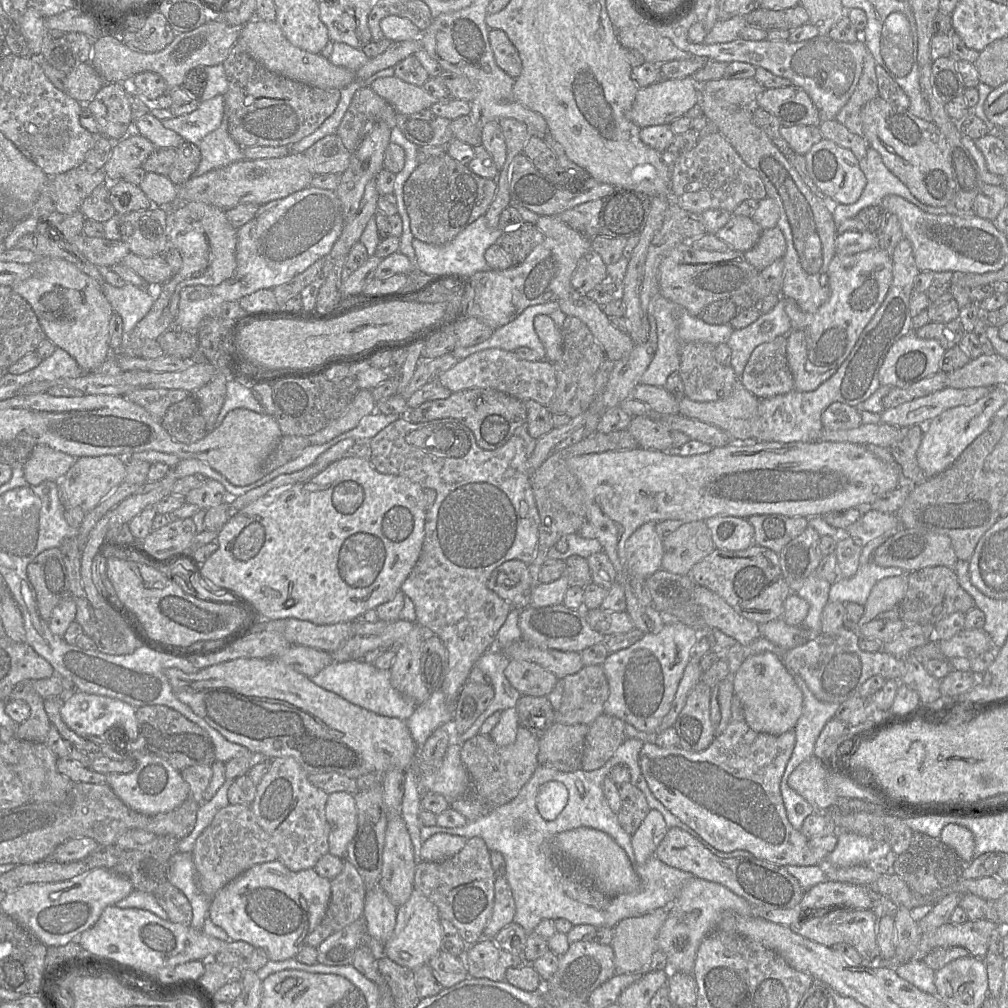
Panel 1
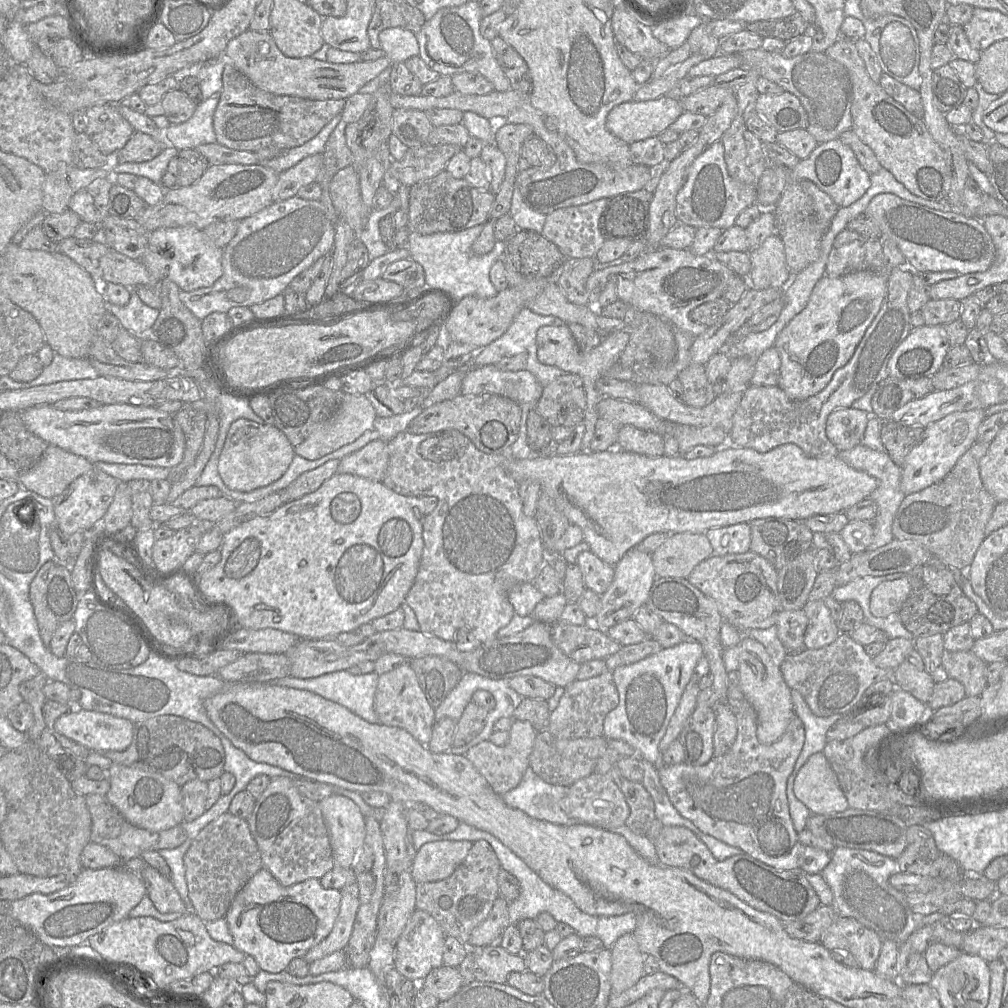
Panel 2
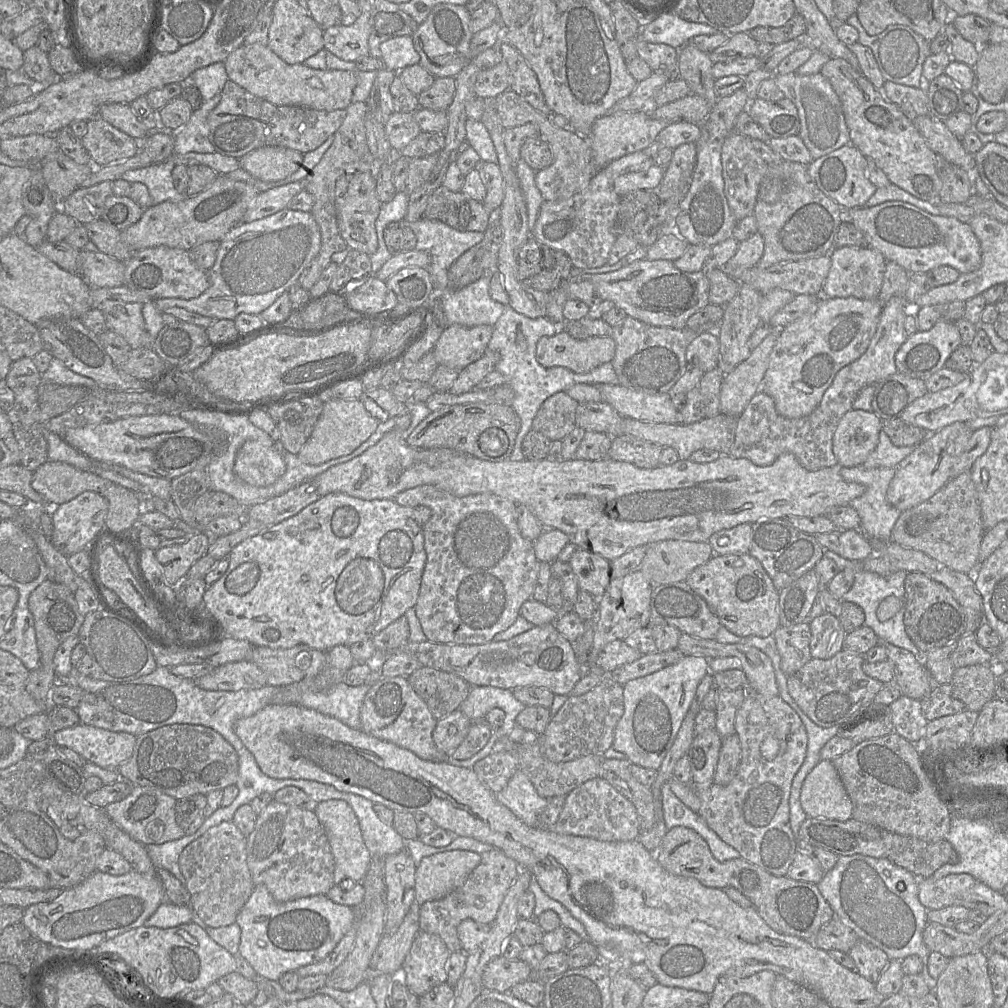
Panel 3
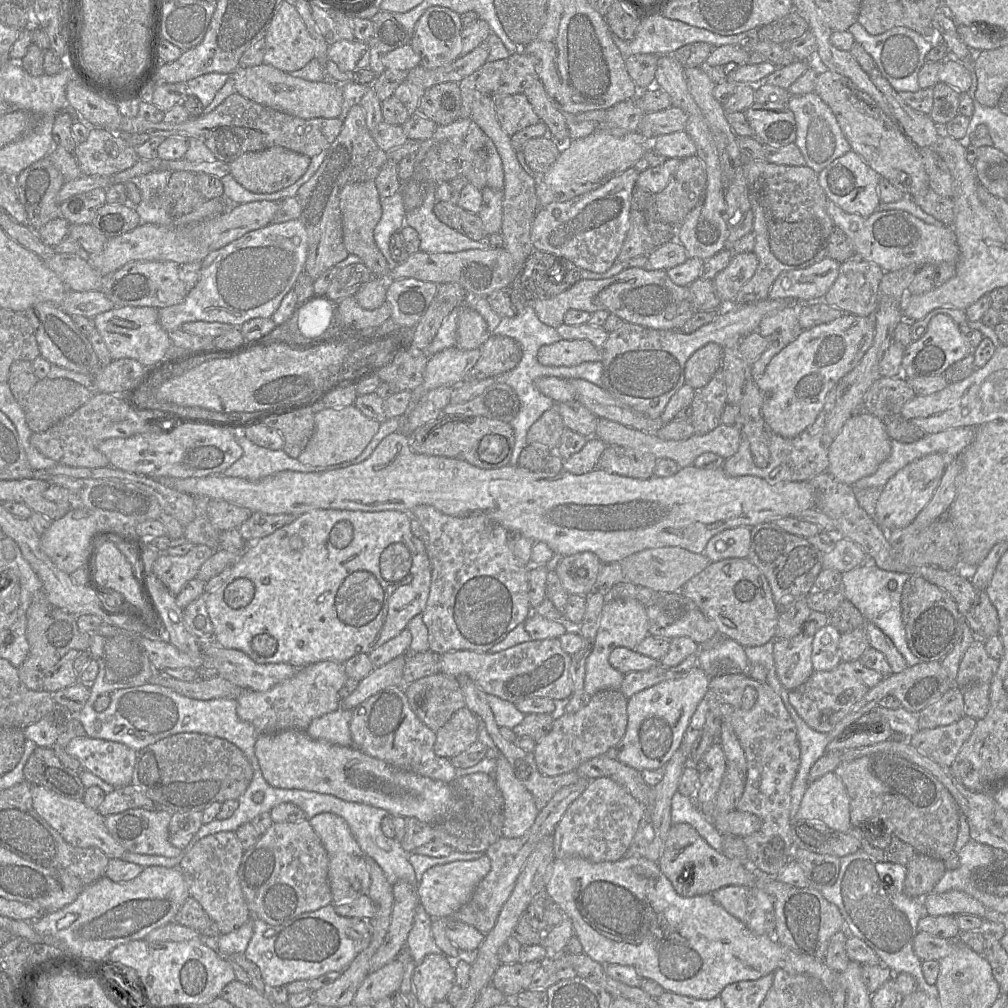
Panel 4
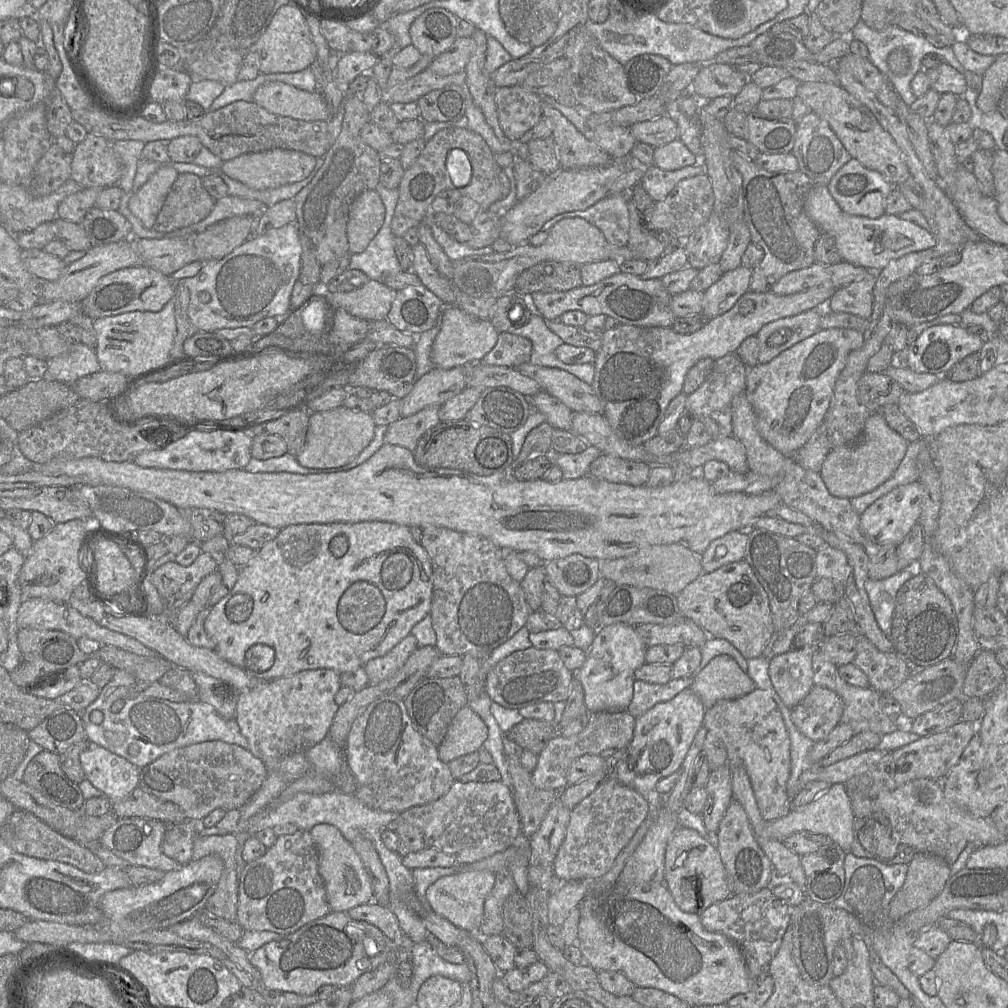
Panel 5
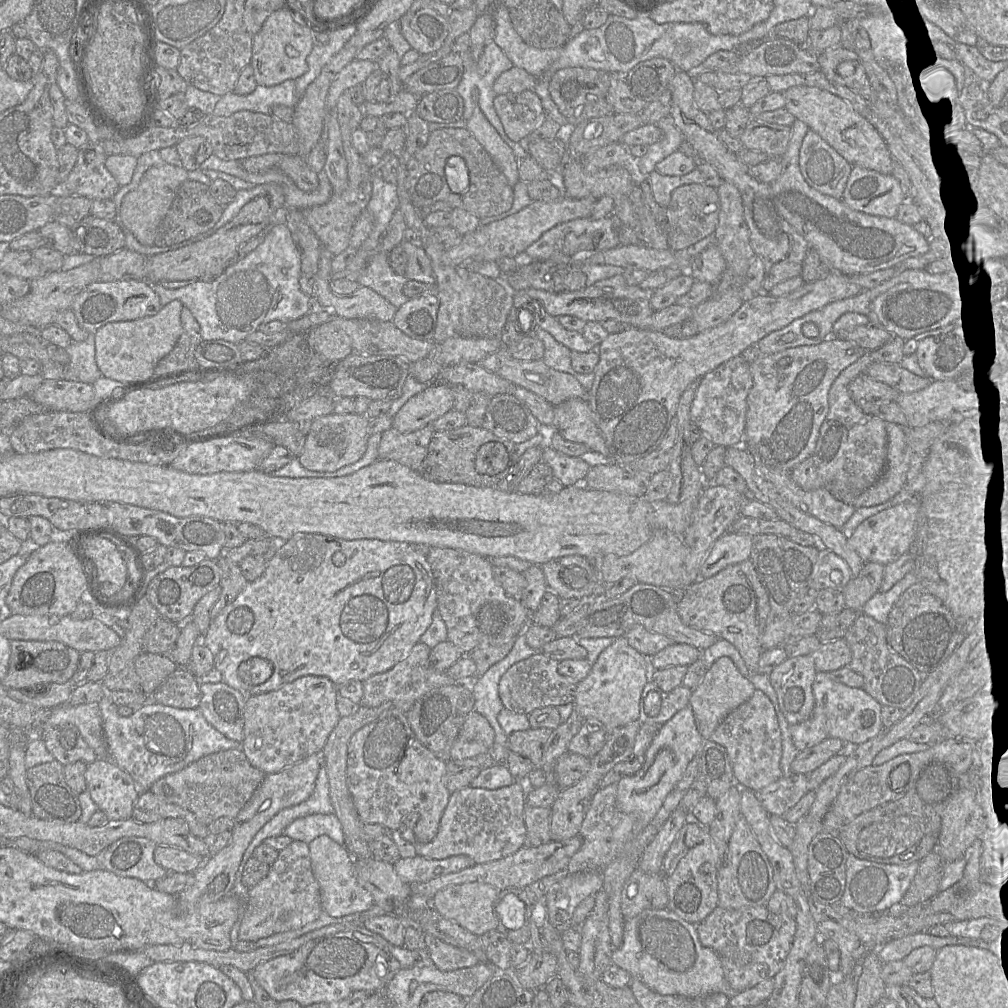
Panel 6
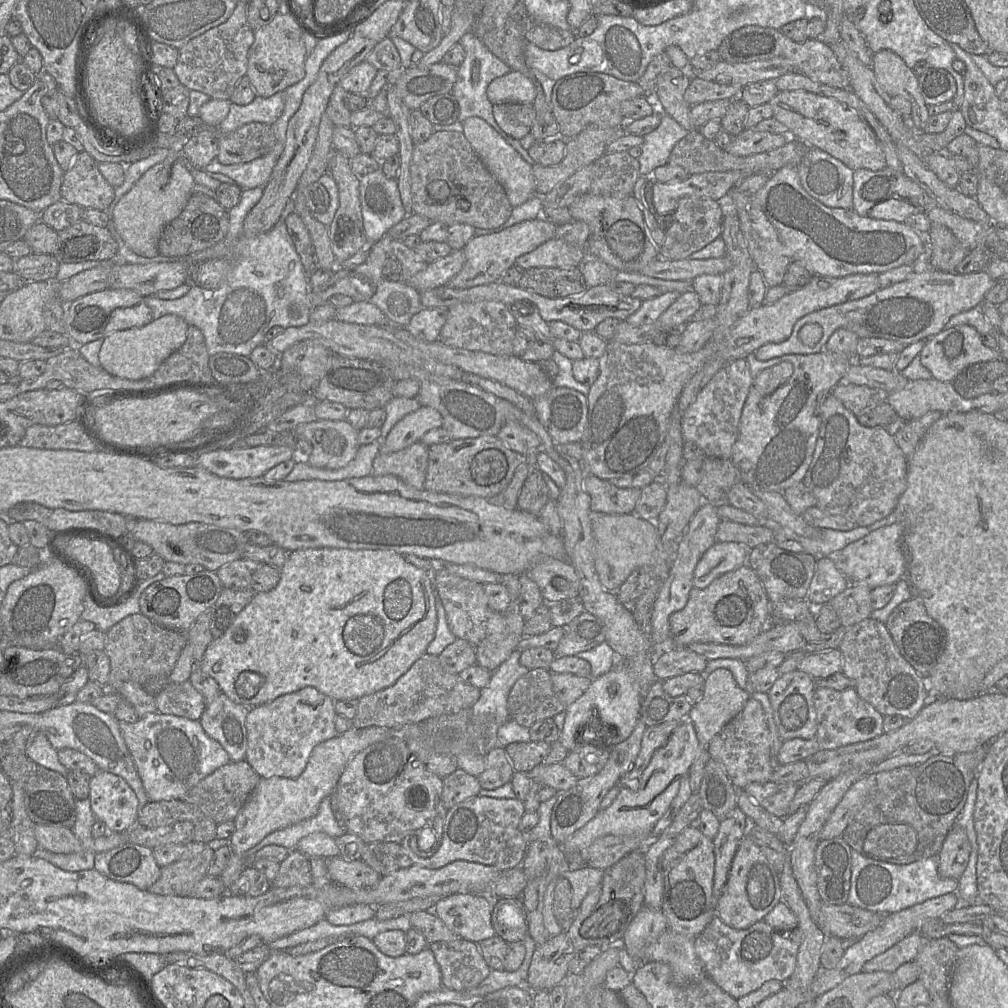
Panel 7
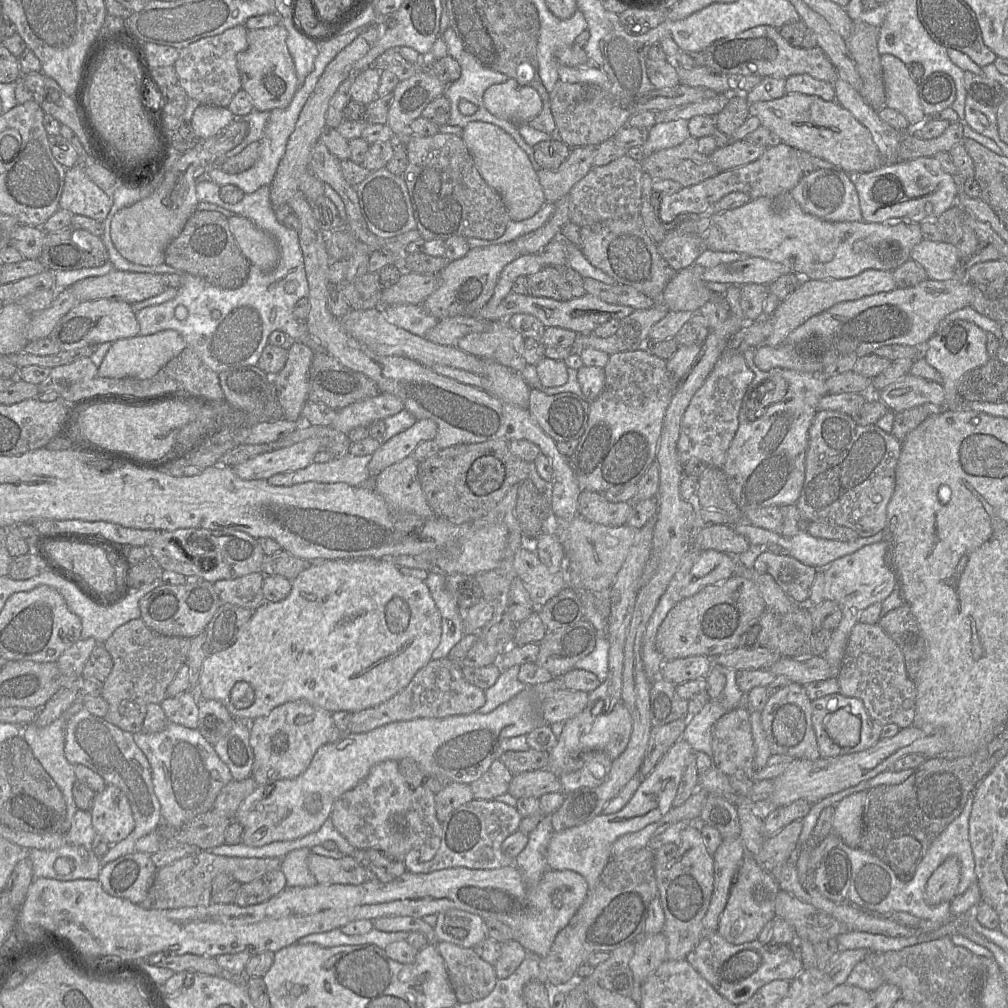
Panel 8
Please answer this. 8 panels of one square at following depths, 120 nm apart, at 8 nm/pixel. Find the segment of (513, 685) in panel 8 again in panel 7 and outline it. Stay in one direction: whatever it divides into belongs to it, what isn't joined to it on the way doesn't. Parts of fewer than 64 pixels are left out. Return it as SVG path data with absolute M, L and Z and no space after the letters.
M515 649L510 656L492 672L488 685L481 689L481 695L471 707L472 714L492 715L494 722L489 722L485 727L484 737L487 738L487 749L491 750L498 744L498 727L506 722L509 717L507 708L508 695L515 682L528 672L520 664L521 652Z

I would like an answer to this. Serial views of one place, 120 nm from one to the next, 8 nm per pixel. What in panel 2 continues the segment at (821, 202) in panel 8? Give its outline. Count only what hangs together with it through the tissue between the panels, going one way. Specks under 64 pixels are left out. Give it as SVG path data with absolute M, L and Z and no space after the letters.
M758 48L743 51L738 56L742 62L741 66L756 70L760 76L780 85L784 91L794 94L800 100L808 116L806 129L818 144L838 139L841 133L852 129L852 82L850 76L842 64L829 58L825 53L809 51L792 58L786 58L781 52L769 52Z

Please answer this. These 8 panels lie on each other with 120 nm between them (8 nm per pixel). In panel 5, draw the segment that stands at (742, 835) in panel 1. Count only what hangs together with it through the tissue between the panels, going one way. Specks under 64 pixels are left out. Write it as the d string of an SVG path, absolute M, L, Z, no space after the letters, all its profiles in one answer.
M755 688L738 699L718 701L705 710L703 725L722 740L730 758L743 760L762 818L770 821L785 816L791 810L787 795L790 738L773 698L766 691Z

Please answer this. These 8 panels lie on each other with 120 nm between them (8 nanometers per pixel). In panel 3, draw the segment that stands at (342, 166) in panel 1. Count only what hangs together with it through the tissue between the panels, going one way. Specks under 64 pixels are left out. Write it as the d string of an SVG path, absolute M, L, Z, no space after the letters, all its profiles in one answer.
M292 182L258 193L250 202L243 222L260 220L287 207L290 200L304 189L304 182Z

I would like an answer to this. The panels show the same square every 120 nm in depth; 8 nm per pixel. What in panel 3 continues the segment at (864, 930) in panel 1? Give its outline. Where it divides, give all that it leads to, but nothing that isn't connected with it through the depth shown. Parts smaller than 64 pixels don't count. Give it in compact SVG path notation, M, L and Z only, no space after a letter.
M859 940L848 955L855 964L855 970L875 985L890 961L883 950L863 940Z

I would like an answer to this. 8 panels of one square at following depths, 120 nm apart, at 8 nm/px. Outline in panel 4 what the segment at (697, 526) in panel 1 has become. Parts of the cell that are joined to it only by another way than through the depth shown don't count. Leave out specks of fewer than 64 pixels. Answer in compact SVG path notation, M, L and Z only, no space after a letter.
M681 547L644 549L620 561L624 581L667 593L680 591L688 580L703 571L709 563L704 553L693 553Z

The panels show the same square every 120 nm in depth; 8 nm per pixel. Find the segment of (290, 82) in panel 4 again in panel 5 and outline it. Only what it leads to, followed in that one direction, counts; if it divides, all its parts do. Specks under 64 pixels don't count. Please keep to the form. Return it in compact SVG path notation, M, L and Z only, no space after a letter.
M272 81L257 88L253 102L270 113L304 121L328 121L330 108L318 91L308 92Z

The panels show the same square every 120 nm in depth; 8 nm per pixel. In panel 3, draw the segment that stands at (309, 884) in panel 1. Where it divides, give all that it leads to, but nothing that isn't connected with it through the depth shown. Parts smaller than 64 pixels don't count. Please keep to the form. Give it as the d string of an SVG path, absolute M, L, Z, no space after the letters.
M264 884L255 885L236 921L241 929L238 955L245 959L256 973L269 980L278 981L286 972L319 962L329 955L339 941L358 923L356 909L332 902L327 895L303 897L288 902L278 902Z

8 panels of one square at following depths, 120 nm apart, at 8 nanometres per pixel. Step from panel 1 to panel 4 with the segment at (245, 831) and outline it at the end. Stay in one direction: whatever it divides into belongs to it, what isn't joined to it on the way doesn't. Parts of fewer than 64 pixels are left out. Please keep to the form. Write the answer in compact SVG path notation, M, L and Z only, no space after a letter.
M221 831L210 834L199 840L190 851L188 851L180 861L179 869L188 879L190 897L193 897L217 924L221 934L230 933L250 920L250 912L244 898L239 877L238 869L243 856L242 846L232 831Z

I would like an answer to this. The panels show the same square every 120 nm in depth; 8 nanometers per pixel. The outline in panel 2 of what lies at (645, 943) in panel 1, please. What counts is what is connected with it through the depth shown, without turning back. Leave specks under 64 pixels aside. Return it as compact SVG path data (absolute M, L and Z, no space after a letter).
M633 933L619 937L611 951L611 992L621 993L634 986L644 975L644 954L640 951Z

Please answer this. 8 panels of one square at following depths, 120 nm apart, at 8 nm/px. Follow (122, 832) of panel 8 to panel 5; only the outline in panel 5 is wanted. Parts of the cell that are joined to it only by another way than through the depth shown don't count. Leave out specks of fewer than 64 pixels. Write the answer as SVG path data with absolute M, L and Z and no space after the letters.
M94 743L80 753L80 763L85 777L111 803L127 798L138 787L140 768Z

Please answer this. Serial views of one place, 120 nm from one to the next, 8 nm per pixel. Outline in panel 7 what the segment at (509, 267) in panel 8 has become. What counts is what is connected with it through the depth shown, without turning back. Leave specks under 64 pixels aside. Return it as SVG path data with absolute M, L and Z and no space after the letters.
M554 237L518 257L514 265L523 271L538 267L571 269L582 262L585 254L585 249Z

